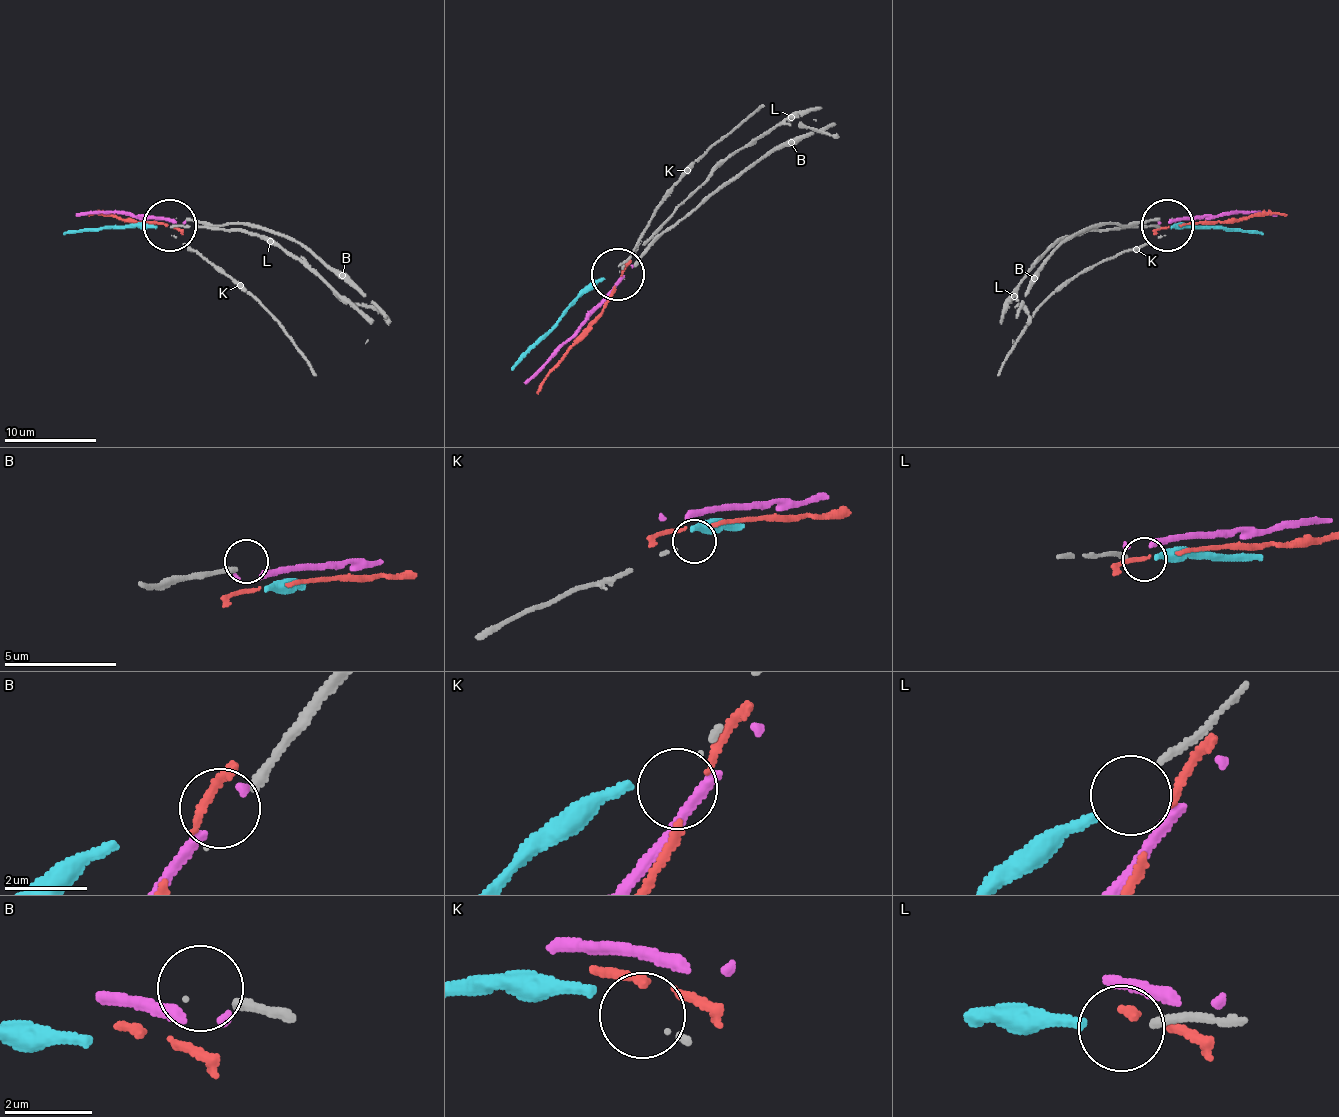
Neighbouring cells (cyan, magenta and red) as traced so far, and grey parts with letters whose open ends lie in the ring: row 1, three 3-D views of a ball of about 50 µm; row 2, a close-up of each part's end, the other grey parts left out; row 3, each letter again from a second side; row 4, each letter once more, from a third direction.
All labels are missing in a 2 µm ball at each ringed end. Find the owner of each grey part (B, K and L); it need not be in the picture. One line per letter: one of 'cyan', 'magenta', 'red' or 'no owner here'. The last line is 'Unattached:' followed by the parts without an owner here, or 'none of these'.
B: no owner here
K: no owner here
L: no owner here
Unattached: B, K, L

